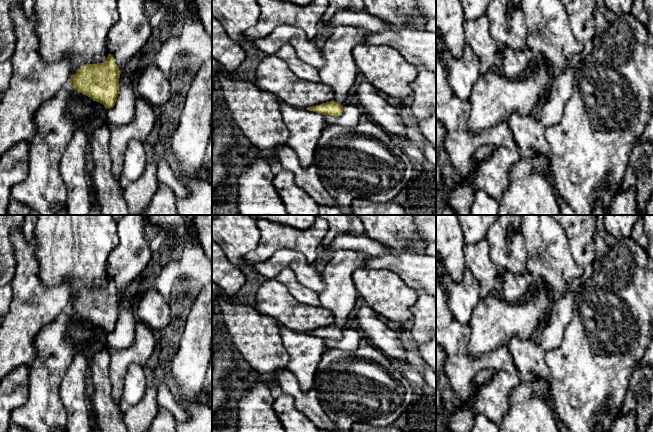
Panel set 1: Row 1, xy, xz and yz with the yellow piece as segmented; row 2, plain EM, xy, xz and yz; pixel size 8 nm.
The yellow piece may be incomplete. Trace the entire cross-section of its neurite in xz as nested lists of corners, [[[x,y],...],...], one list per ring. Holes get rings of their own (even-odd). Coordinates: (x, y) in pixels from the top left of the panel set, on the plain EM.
[[[338,250],[329,257],[322,275],[323,291],[319,294],[322,307],[335,317],[333,325],[306,332],[322,339],[338,341],[348,318],[354,314],[360,297],[352,279],[353,273],[365,267],[372,256],[352,250]]]

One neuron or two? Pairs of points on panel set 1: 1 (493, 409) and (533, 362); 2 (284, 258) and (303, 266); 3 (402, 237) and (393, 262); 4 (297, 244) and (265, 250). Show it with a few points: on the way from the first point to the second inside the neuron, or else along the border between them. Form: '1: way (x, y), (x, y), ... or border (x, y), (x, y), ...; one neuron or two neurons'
1: border (511, 355), (514, 366), (522, 380); two neurons
2: way (289, 258), (298, 263); one neuron
3: border (390, 252), (394, 254), (407, 252), (420, 254); two neurons
4: way (289, 243), (273, 243); one neuron

